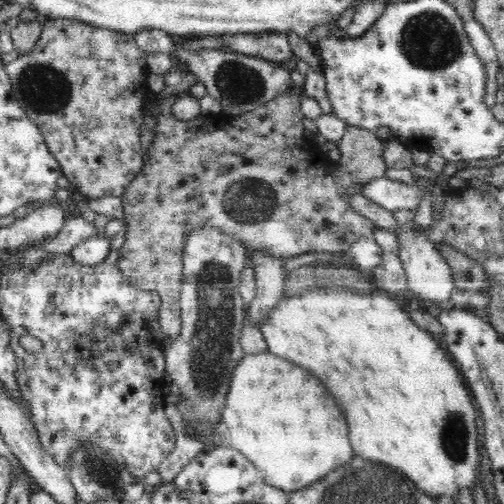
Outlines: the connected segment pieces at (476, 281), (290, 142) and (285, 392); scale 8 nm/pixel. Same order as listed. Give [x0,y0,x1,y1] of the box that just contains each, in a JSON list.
[[436,244,492,291],[117,86,385,345],[220,351,354,494]]

